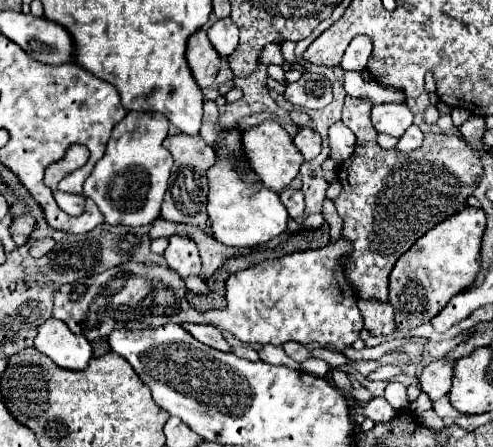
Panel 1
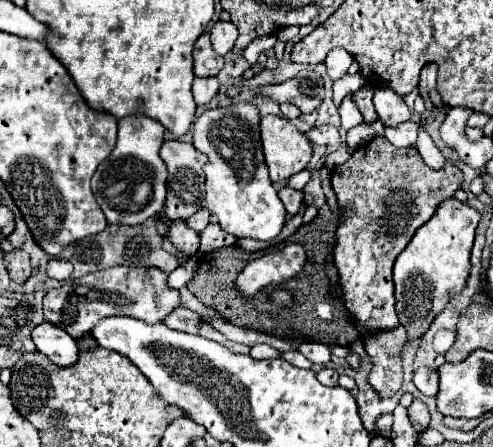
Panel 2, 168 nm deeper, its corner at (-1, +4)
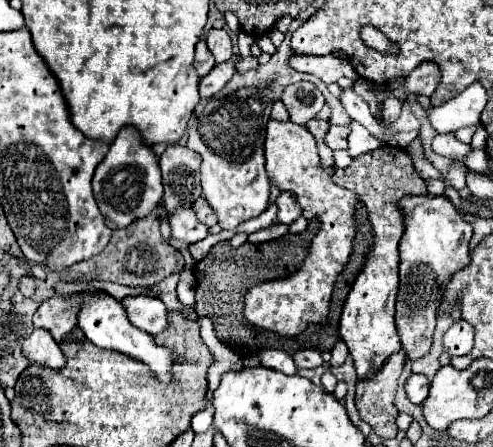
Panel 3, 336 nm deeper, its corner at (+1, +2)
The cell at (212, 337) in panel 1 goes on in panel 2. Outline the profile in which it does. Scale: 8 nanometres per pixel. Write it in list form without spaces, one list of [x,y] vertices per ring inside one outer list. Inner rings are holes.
[[[178,307],[174,309],[166,319],[164,319],[166,327],[174,329],[174,331],[184,331],[184,333],[198,333],[198,323],[200,323],[200,317],[190,311],[190,309],[184,309],[184,307]]]

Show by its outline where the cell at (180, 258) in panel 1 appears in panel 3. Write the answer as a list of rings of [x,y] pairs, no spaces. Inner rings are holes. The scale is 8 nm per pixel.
[[[178,209],[174,215],[170,215],[170,229],[172,237],[184,243],[202,241],[208,235],[208,227],[196,219],[192,209]]]

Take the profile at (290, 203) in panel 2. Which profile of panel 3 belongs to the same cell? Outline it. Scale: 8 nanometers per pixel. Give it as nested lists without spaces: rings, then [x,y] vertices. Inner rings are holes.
[[[280,193],[276,199],[278,205],[278,221],[290,225],[292,221],[296,221],[302,215],[302,207],[296,201],[296,195],[292,193]]]

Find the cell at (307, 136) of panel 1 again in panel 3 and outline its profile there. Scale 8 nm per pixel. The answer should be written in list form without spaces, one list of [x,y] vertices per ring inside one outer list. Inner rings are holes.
[[[332,125],[332,127],[328,129],[324,141],[326,141],[326,145],[328,145],[330,149],[346,149],[346,147],[348,147],[348,141],[346,141],[348,133],[350,133],[350,127]]]

